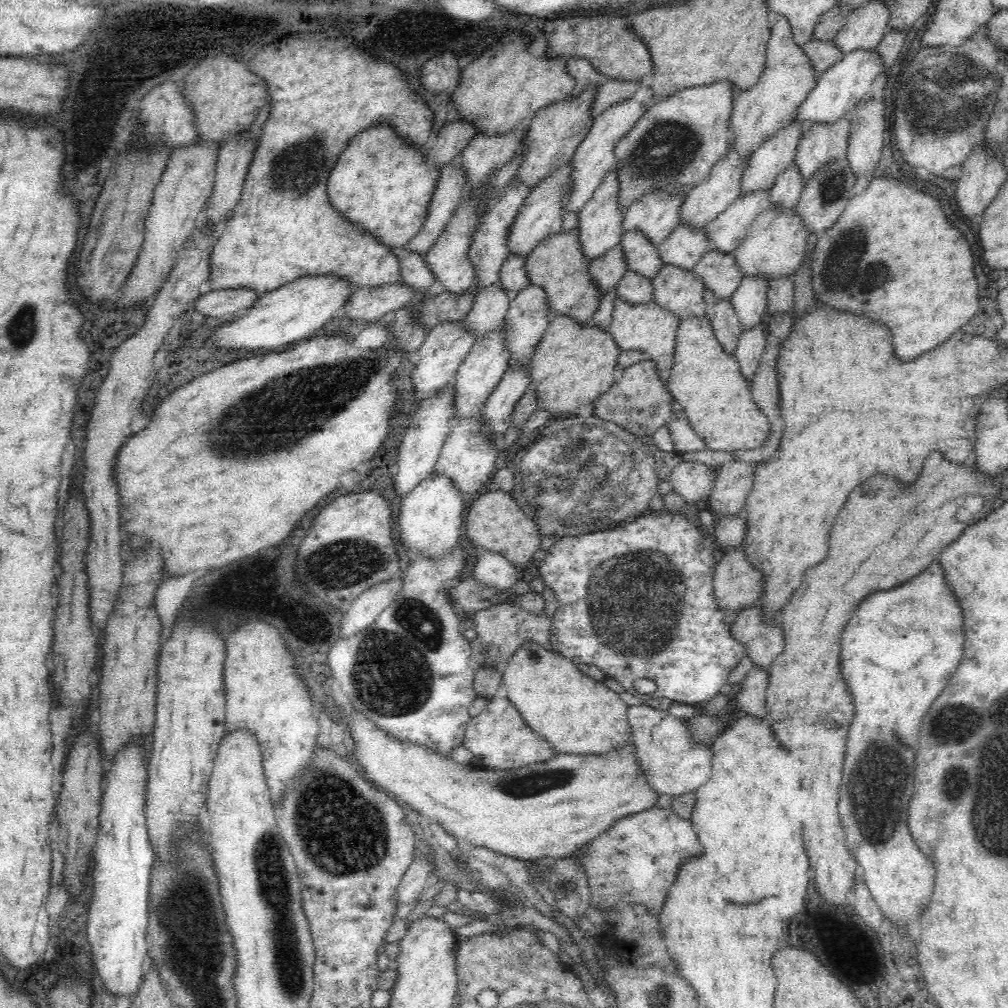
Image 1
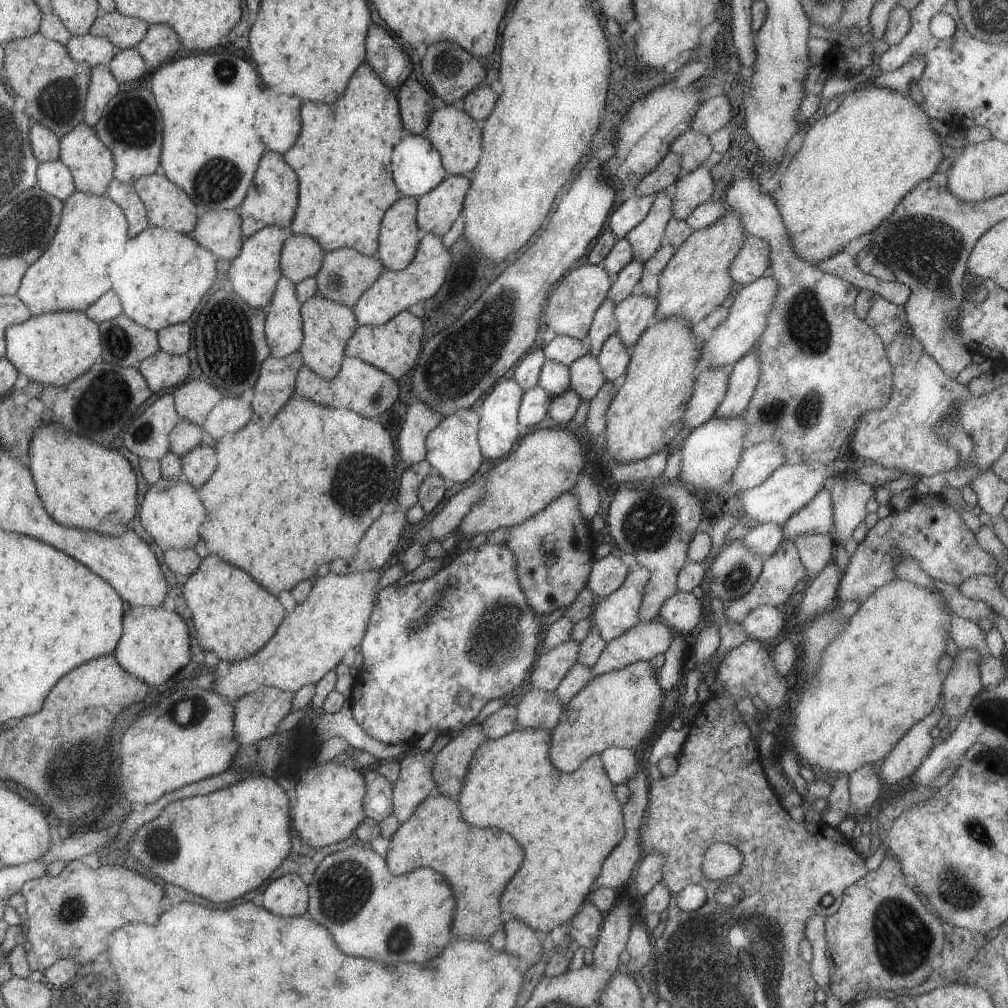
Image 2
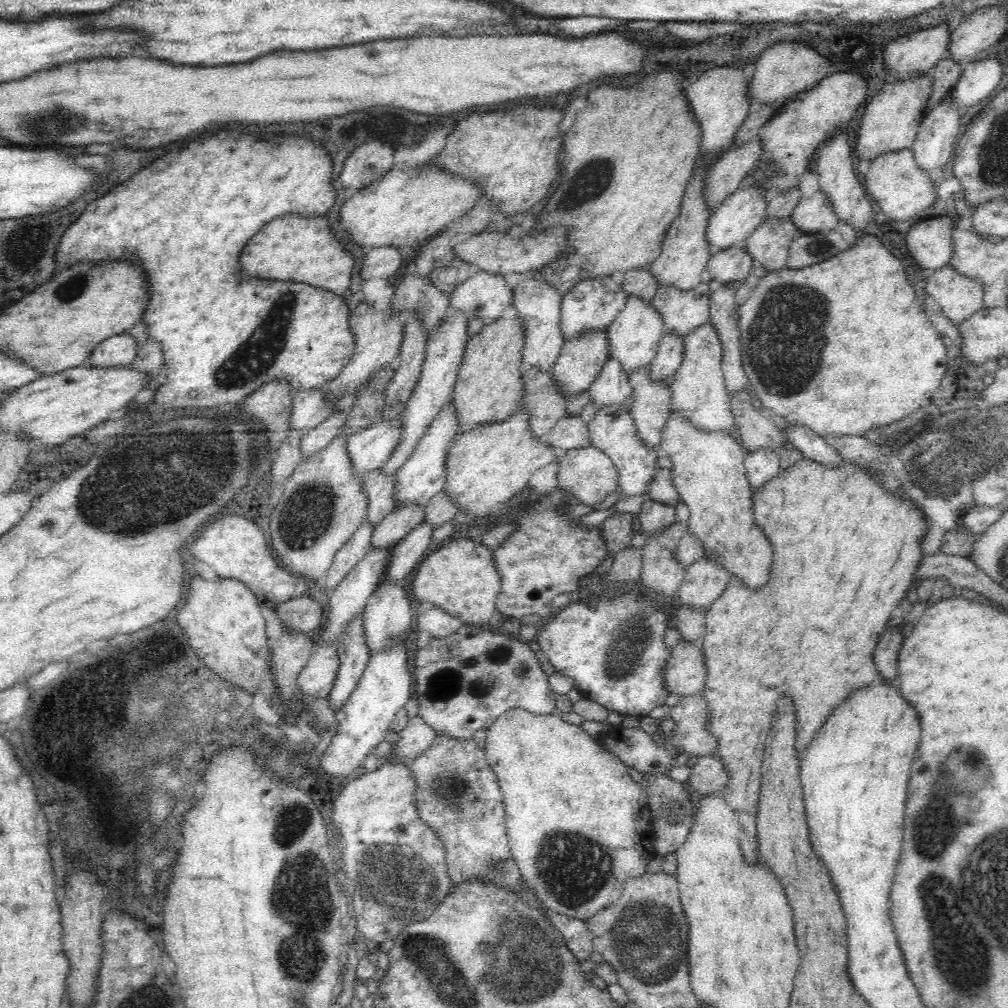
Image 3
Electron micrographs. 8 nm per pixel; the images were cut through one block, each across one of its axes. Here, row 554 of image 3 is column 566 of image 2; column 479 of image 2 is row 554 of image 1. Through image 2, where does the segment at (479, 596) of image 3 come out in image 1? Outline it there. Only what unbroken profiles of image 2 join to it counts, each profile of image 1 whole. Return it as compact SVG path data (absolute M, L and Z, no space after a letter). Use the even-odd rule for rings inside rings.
M481 492L469 507L465 525L466 538L473 547L480 552L498 553L512 566L522 569L539 555L541 537L538 527L515 503L511 493Z

